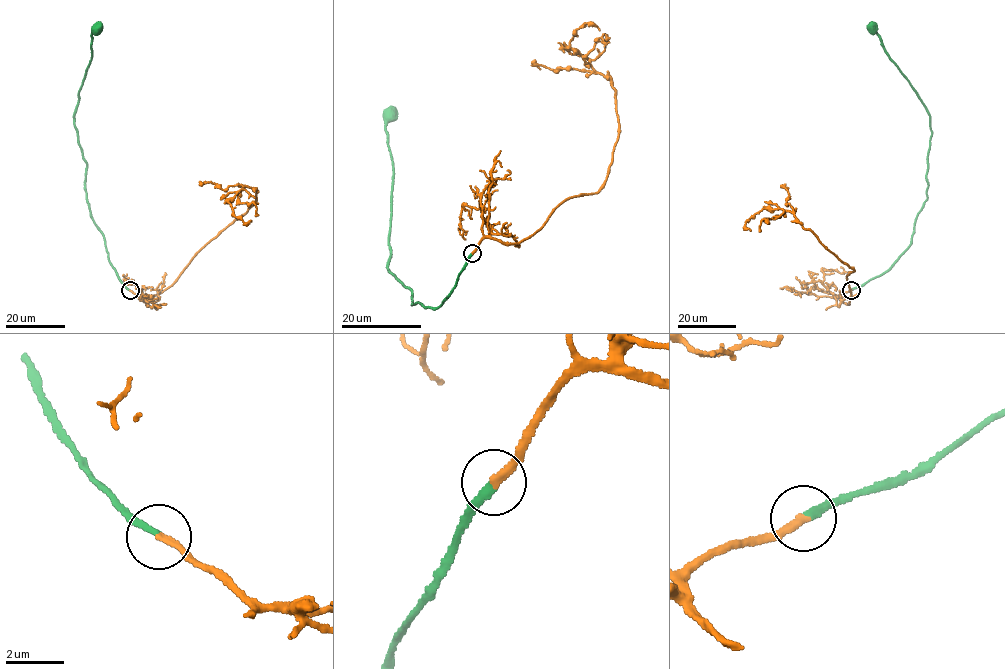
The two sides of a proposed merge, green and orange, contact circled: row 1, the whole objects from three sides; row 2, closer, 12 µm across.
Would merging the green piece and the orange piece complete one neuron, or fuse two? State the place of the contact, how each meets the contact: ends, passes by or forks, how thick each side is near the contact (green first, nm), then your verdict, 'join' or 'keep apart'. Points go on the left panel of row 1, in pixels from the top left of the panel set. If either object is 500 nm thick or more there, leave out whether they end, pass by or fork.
place (130, 290); green ends; orange ends; calibres 240 and 240 nm; join

